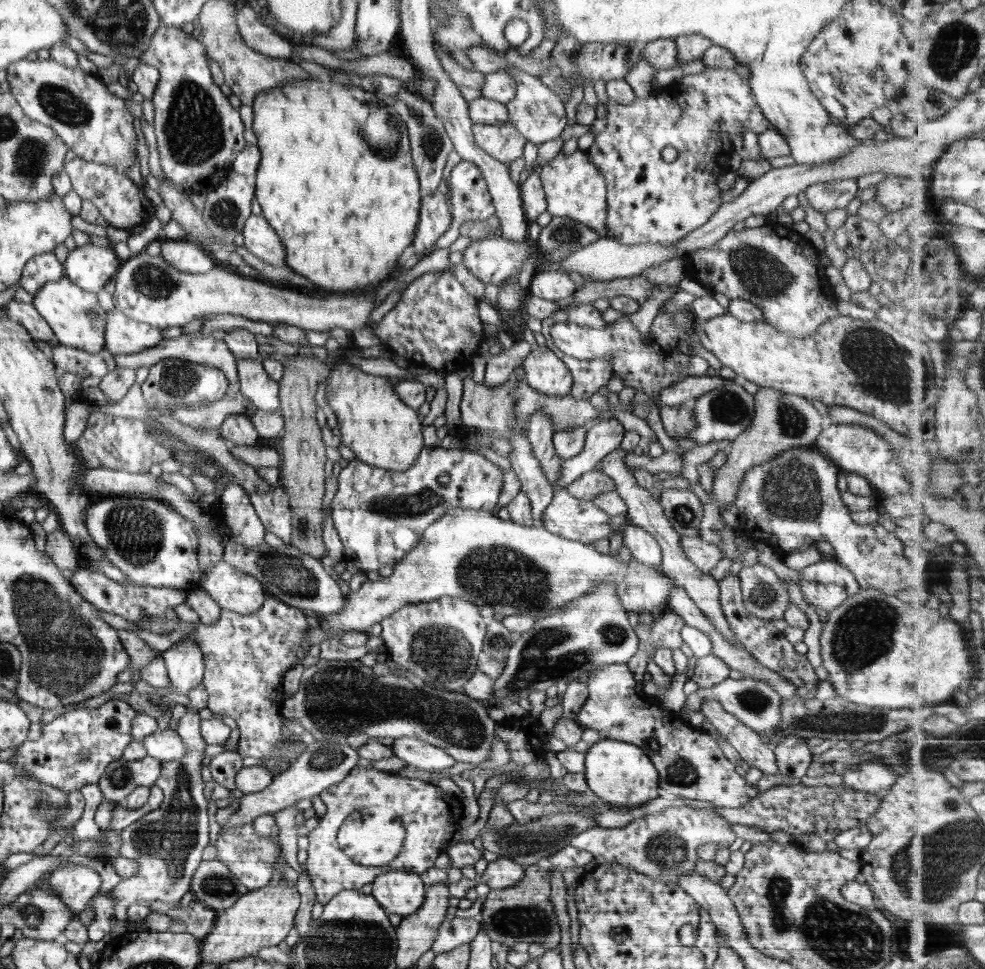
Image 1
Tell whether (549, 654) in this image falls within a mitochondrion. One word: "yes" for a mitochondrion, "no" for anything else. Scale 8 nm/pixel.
yes

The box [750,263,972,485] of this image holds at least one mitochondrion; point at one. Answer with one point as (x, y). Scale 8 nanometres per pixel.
(888, 375)

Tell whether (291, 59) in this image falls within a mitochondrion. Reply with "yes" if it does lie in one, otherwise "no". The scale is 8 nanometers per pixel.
no

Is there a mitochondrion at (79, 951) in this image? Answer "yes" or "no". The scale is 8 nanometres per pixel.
no

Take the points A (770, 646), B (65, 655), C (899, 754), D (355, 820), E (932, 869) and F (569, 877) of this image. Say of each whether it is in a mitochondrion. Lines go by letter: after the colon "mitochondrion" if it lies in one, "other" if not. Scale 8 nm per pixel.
A: other
B: mitochondrion
C: mitochondrion
D: mitochondrion
E: mitochondrion
F: other

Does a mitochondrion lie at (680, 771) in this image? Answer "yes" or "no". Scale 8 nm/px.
yes

